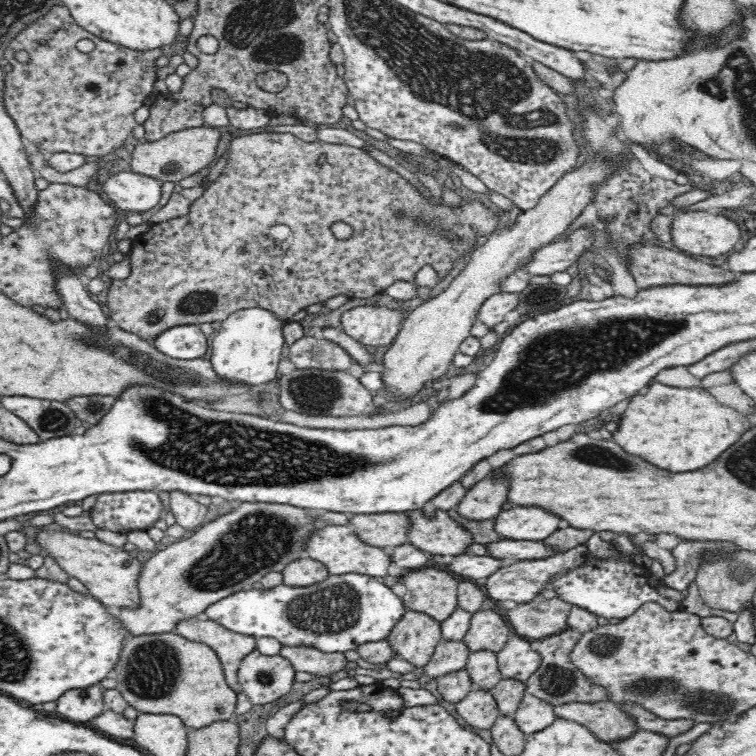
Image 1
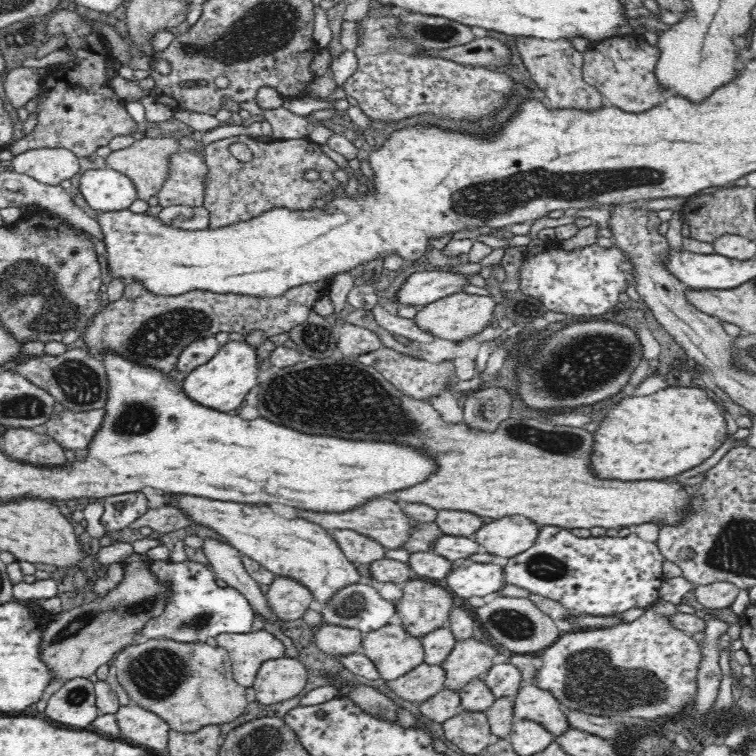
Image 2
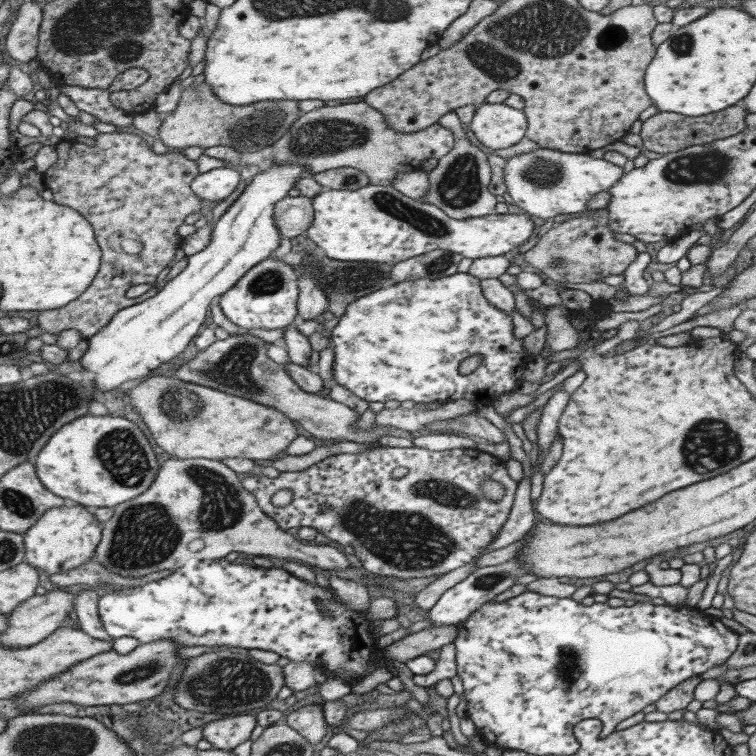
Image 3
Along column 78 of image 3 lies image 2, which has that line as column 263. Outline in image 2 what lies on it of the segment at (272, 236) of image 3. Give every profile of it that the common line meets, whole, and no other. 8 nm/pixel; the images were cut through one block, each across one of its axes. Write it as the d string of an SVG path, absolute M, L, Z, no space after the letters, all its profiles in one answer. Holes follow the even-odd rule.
M228 340L219 347L219 352L204 365L197 367L182 382L184 392L198 404L220 412L236 410L253 399L258 382L258 373L267 361L258 357L258 346L250 346L247 340Z

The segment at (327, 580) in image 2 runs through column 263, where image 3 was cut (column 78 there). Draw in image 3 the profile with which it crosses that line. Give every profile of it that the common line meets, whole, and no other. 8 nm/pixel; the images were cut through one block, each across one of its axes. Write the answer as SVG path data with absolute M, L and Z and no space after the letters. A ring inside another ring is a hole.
M64 505L47 509L35 523L22 533L24 562L49 575L77 568L92 559L97 543L101 540L102 523L81 506Z

